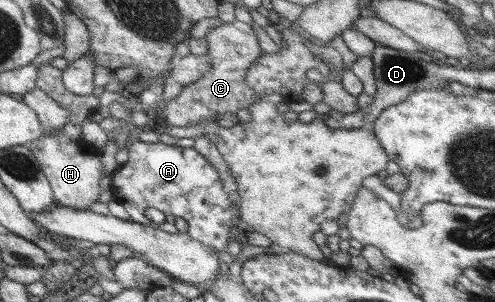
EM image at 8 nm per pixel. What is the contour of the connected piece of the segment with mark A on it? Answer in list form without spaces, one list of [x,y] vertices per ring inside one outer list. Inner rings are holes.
[[[137,138],[128,142],[129,159],[122,166],[119,166],[110,175],[110,191],[117,203],[124,206],[129,213],[132,222],[157,227],[167,233],[177,233],[185,230],[189,237],[202,245],[208,246],[212,251],[227,251],[228,244],[235,240],[235,235],[231,233],[232,227],[243,228],[239,218],[238,205],[231,205],[217,174],[217,171],[202,157],[195,149],[182,149],[176,146],[158,143],[143,143]],[[145,209],[159,209],[165,214],[165,222],[155,224],[145,217]]]

